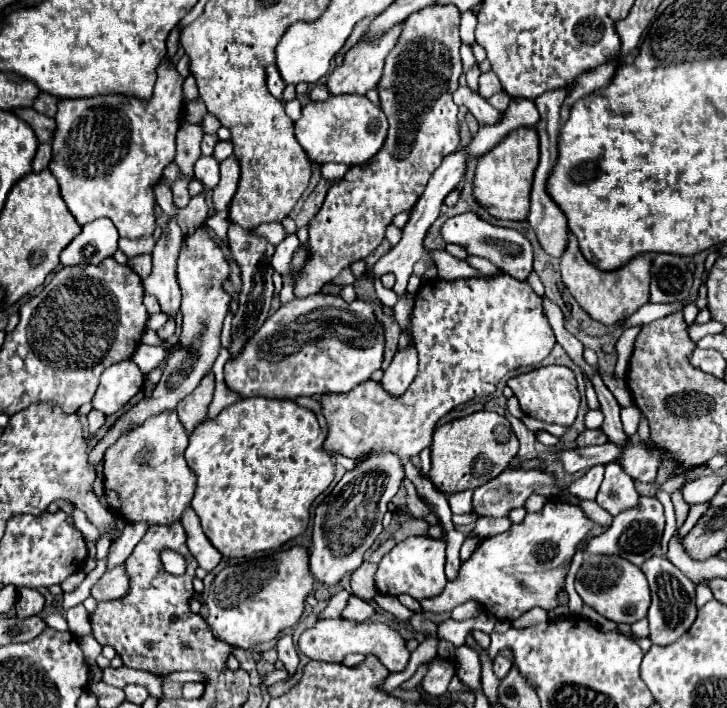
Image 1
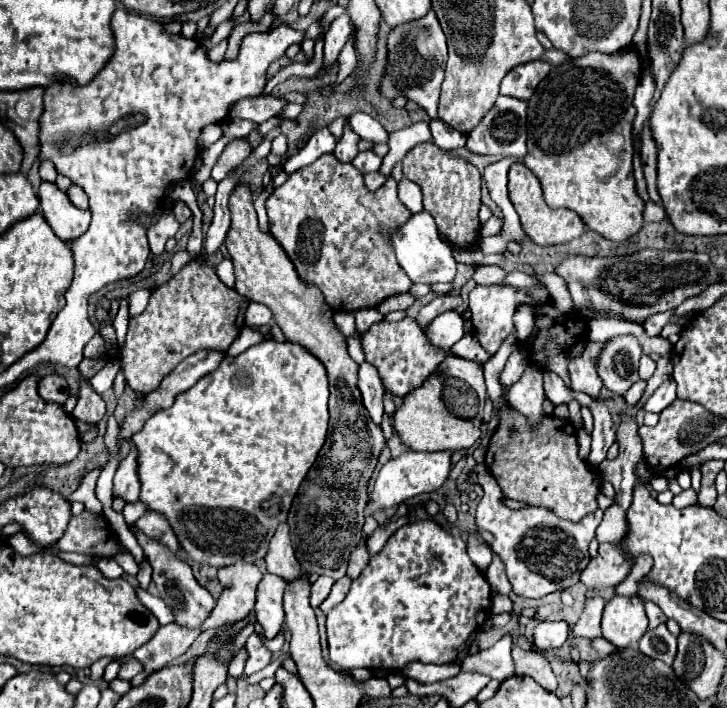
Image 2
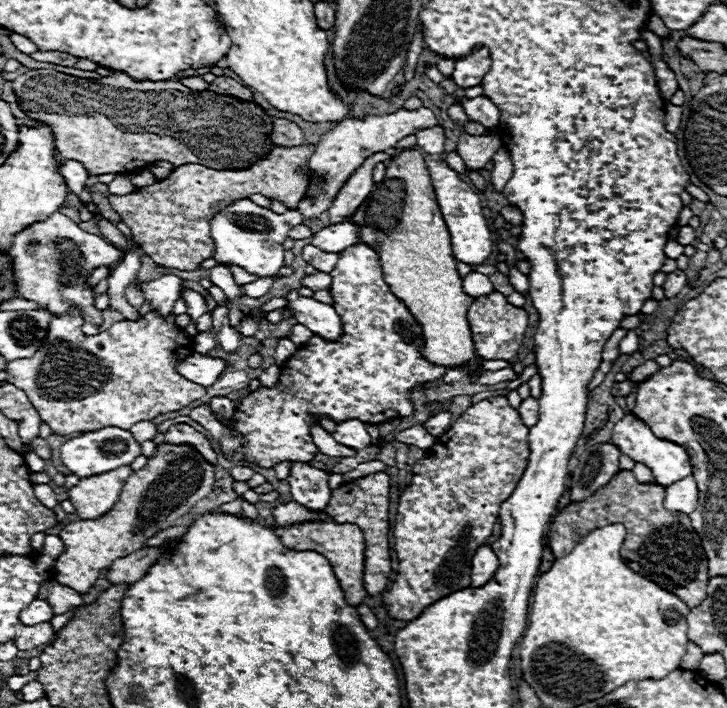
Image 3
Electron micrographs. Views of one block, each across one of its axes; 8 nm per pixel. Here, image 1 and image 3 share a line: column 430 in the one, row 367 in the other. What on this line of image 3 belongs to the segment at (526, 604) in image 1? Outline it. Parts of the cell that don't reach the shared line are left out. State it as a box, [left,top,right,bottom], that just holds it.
[588,328,628,392]

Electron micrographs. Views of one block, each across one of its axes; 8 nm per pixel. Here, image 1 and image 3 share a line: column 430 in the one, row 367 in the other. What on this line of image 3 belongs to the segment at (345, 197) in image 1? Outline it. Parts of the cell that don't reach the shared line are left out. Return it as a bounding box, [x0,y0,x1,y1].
[6,306,206,436]

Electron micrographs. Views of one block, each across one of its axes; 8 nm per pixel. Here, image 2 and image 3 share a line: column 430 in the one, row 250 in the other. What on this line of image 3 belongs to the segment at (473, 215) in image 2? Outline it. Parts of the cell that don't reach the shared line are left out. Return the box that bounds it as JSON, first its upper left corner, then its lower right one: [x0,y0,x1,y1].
[108,144,314,270]

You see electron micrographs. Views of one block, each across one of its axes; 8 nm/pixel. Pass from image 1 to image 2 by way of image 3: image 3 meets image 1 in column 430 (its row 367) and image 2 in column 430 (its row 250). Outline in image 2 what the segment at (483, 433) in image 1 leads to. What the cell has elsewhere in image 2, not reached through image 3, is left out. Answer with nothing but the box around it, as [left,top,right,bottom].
[394,354,486,450]

